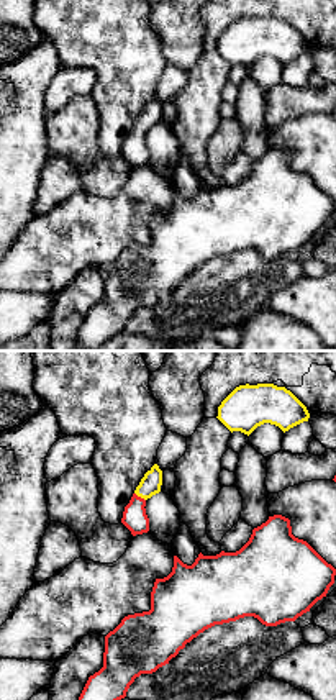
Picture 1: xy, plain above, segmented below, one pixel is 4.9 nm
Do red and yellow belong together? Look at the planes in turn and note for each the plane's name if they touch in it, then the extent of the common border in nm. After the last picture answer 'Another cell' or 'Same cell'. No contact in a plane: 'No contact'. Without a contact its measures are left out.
Touches red in xy. Shared border 70 nm

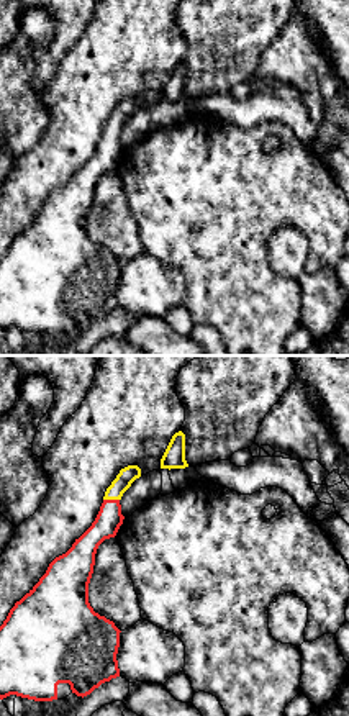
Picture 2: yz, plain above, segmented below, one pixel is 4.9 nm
Touches red in yz. Shared border 80 nm

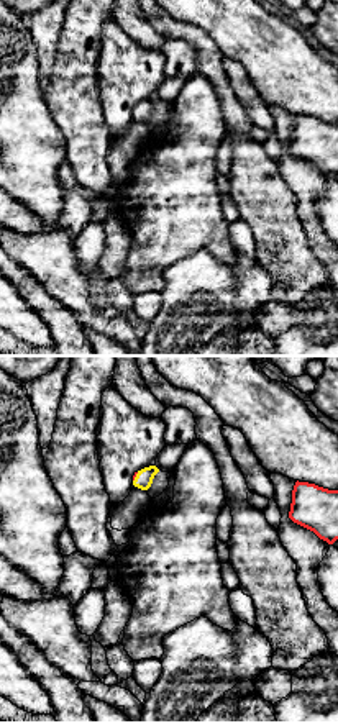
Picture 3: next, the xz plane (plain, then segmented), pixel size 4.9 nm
Touches red in xz. Shared border 50 nm

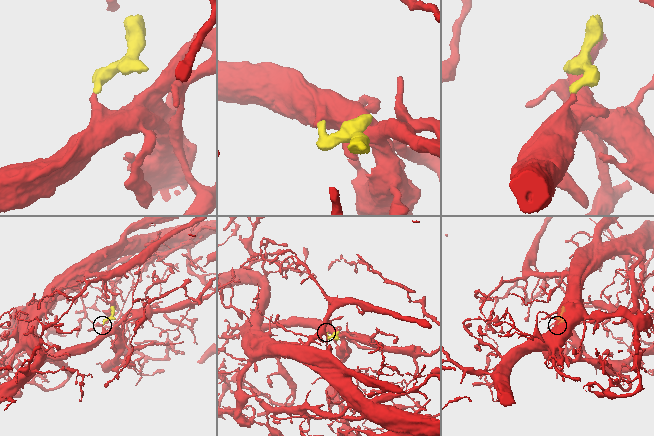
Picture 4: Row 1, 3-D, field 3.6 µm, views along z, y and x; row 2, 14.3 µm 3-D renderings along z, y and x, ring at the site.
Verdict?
Same cell

